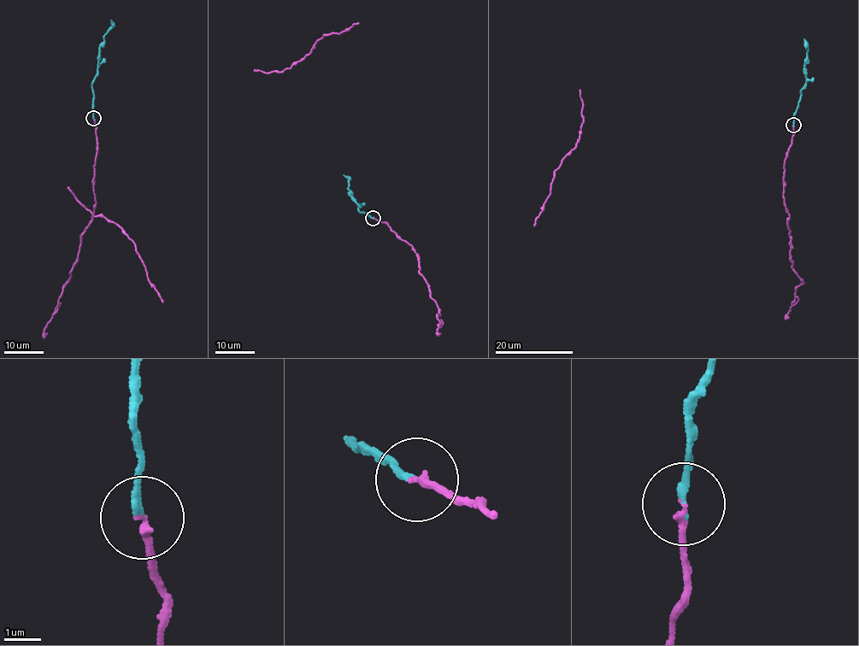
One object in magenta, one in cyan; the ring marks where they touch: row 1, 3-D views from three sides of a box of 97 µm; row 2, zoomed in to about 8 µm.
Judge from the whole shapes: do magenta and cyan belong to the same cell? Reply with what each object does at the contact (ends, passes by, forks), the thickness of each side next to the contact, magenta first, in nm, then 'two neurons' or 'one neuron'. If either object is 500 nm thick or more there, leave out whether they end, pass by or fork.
magenta ends; cyan ends; calibres 220 and 180 nm; one neuron

